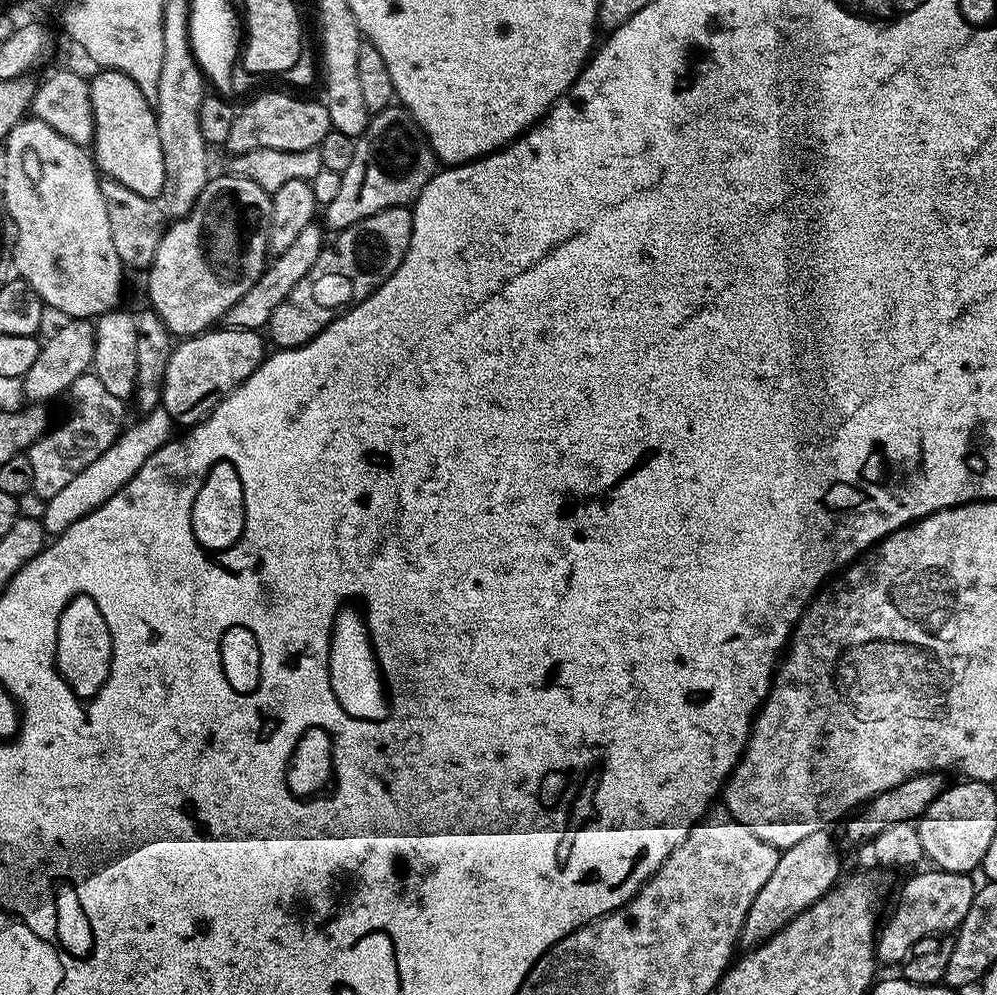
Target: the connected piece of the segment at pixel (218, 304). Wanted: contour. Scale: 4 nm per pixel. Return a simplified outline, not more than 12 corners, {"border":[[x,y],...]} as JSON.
{"border":[[213,175],[147,269],[173,337],[207,332],[264,273],[272,197]]}

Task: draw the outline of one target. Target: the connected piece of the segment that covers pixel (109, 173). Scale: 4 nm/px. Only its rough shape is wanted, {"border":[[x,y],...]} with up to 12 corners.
{"border":[[97,71],[90,145],[107,179],[156,200],[166,166],[153,105]]}

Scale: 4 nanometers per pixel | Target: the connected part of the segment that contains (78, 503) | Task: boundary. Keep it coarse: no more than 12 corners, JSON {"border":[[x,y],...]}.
{"border":[[163,406],[145,413],[45,503],[57,536],[124,488],[171,440]]}

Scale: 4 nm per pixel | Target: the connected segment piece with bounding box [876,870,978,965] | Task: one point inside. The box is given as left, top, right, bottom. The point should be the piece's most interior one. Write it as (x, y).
(931, 903)

